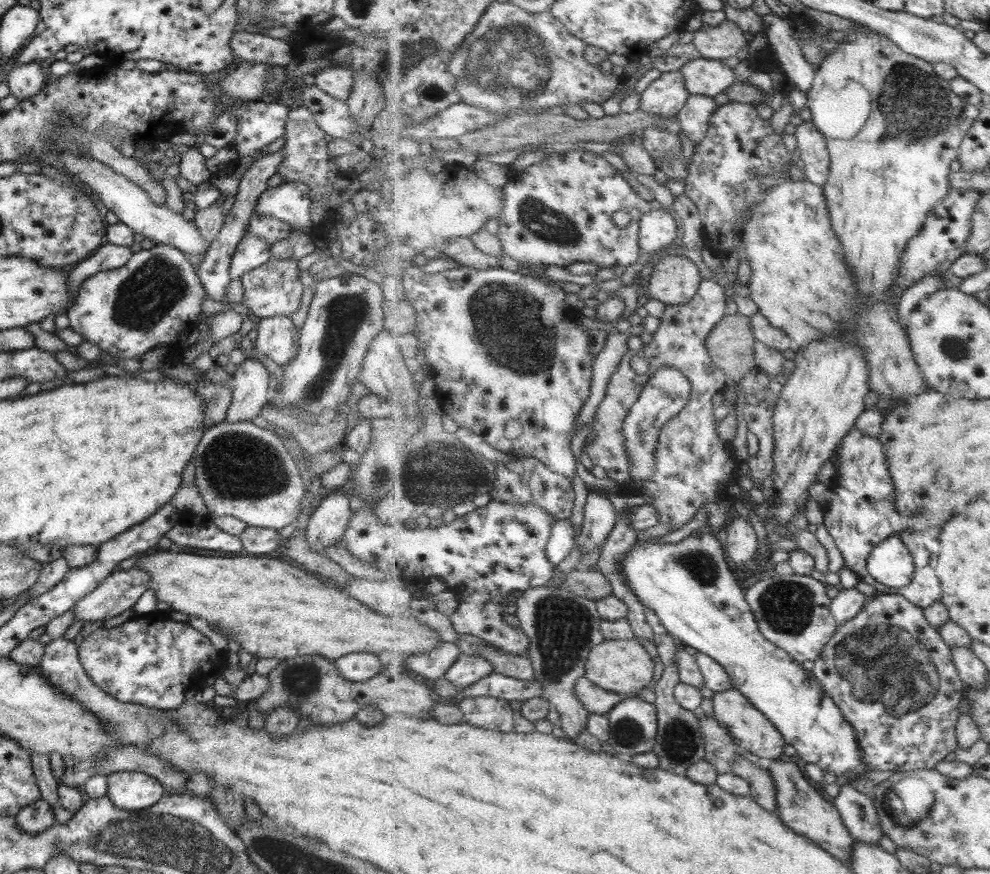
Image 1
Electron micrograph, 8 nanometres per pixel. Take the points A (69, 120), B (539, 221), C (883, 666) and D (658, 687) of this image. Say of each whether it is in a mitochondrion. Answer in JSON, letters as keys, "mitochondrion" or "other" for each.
{"A":"other","B":"mitochondrion","C":"mitochondrion","D":"other"}

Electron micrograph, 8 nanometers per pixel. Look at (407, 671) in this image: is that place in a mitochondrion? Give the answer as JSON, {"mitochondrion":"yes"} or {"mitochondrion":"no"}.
{"mitochondrion":"no"}

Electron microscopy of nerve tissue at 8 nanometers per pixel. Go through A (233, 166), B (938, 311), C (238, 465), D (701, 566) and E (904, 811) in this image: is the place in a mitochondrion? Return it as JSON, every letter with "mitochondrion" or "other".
{"A":"other","B":"other","C":"mitochondrion","D":"mitochondrion","E":"mitochondrion"}

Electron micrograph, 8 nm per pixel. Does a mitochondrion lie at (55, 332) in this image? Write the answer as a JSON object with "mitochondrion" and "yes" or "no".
{"mitochondrion":"no"}

